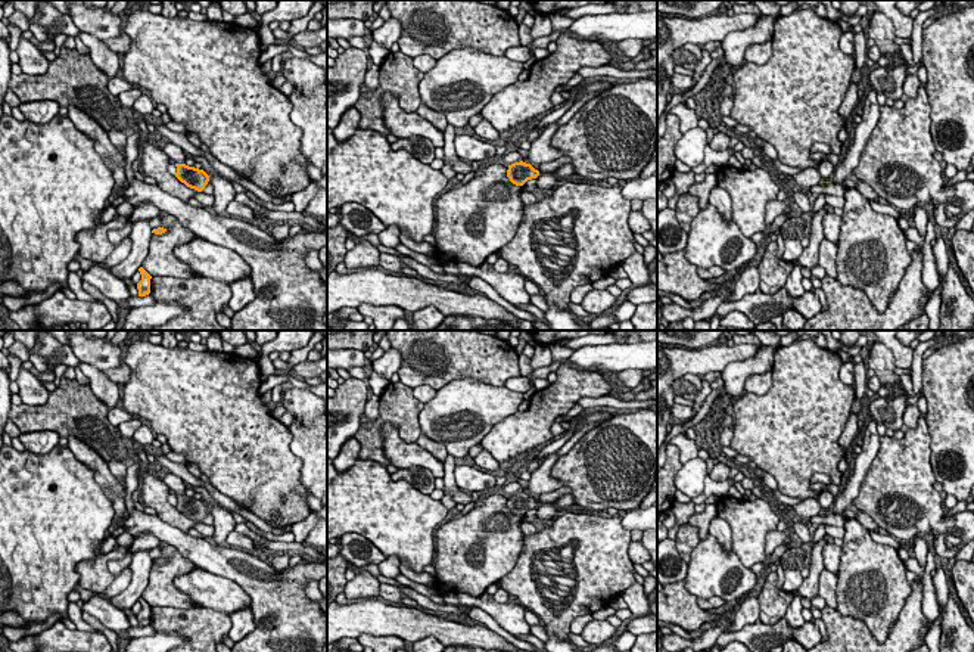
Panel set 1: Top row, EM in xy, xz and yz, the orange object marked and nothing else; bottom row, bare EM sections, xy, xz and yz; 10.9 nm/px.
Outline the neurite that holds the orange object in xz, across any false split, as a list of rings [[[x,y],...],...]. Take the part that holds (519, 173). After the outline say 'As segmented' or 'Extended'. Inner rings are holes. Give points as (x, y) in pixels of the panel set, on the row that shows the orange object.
[[[523,161],[508,165],[507,177],[516,186],[523,186],[528,180],[536,178],[539,171]]]. As segmented

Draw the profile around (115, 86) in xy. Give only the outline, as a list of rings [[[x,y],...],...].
[[[113,77],[109,80],[108,83],[108,90],[113,94],[113,96],[118,96],[119,93],[122,91],[127,91],[127,90],[131,90],[133,84],[130,84],[127,80],[124,78],[119,78],[119,77]]]

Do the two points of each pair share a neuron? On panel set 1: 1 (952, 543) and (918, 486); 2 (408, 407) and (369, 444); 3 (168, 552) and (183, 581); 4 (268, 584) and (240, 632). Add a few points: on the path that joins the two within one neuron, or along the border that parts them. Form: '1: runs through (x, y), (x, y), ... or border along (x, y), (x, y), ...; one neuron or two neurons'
1: runs through (943, 528), (918, 500); one neuron
2: runs through (395, 407), (372, 431); one neuron
3: border along (193, 567), (179, 574), (174, 584), (198, 604); two neurons
4: border along (251, 605), (254, 627), (245, 636); two neurons

